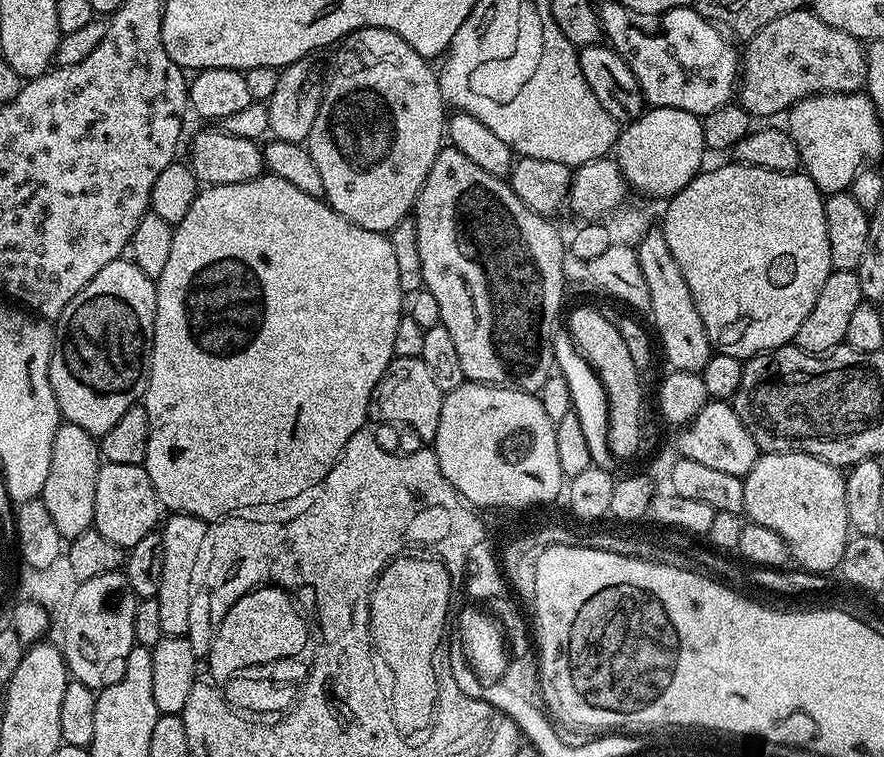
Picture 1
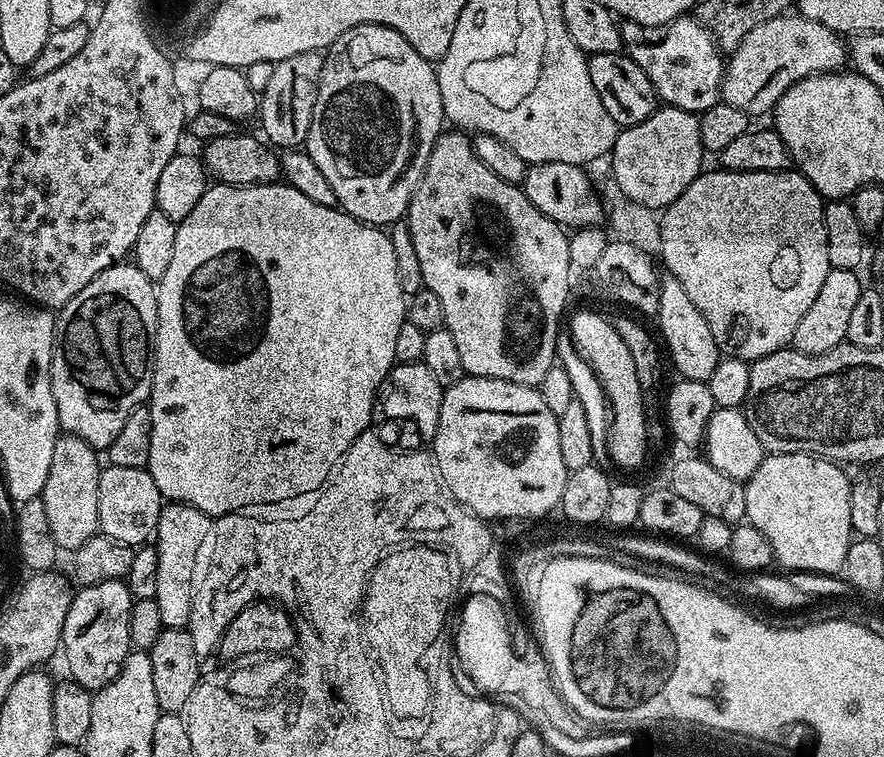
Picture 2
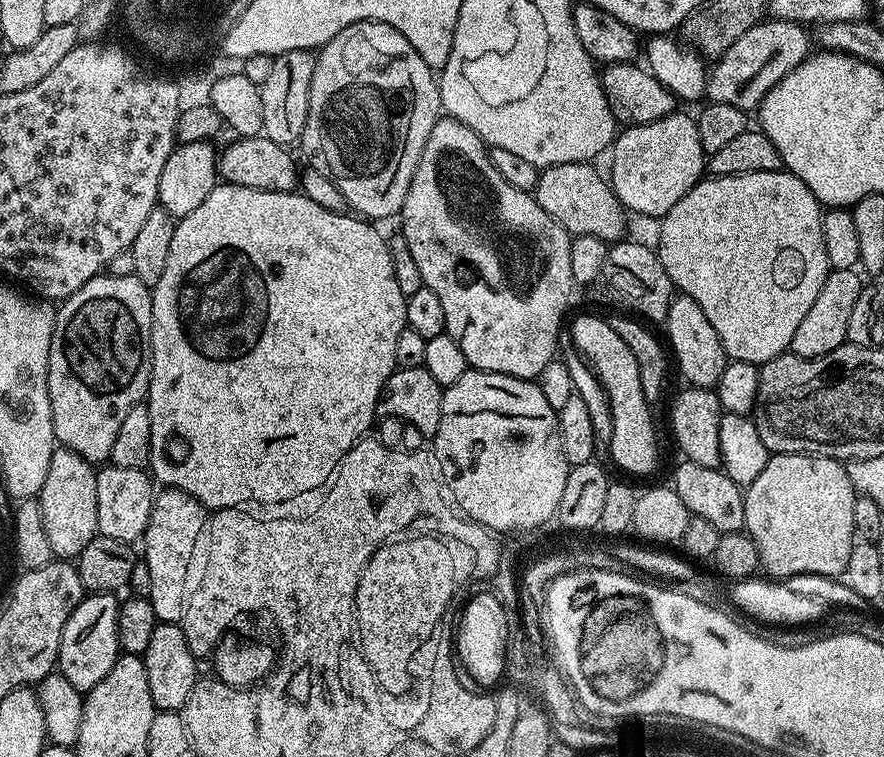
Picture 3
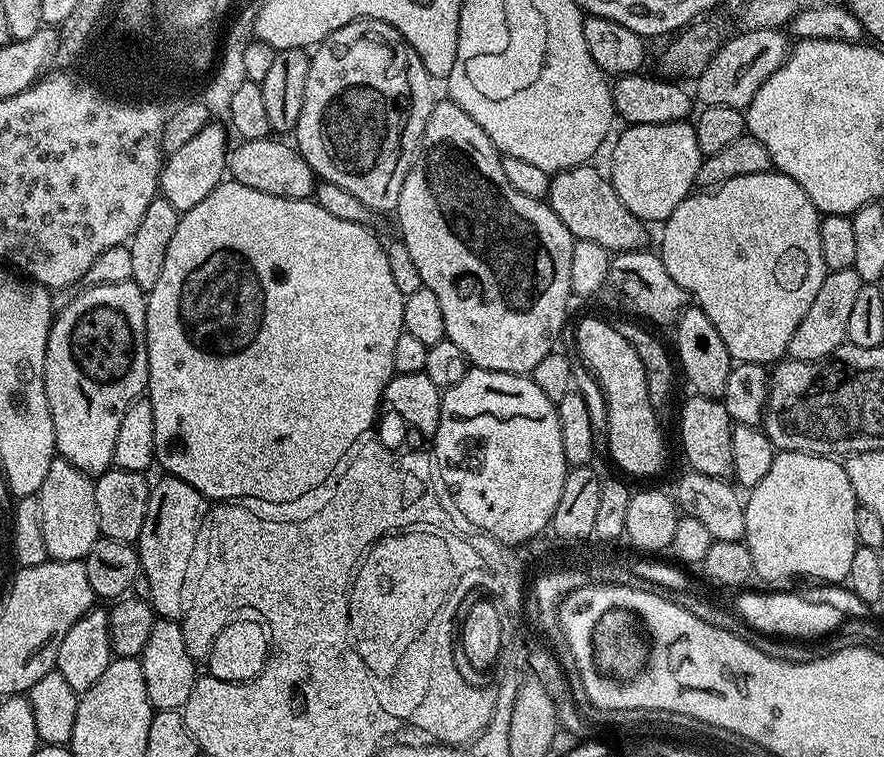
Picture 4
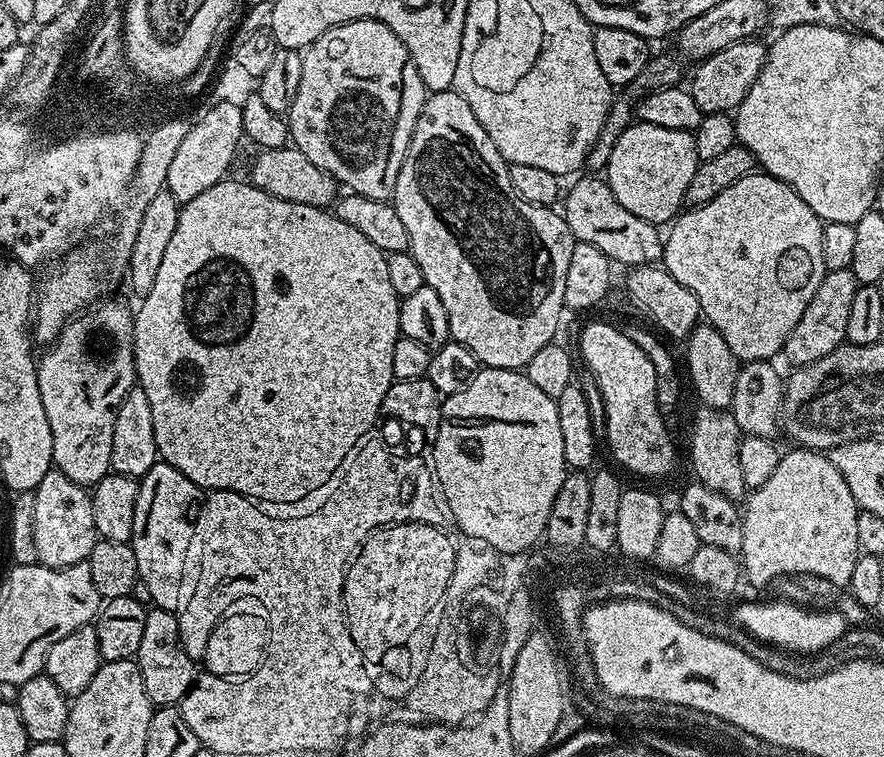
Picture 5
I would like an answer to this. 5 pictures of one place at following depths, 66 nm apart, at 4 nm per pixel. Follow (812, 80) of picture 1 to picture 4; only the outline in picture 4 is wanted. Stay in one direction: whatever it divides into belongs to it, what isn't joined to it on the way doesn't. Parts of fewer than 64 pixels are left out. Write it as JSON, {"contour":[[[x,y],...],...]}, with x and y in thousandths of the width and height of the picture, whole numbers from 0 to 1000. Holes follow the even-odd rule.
{"contour":[[[847,37],[834,41],[834,44],[834,48],[825,46],[820,52],[814,65],[808,71],[808,77],[803,77],[799,92],[794,92],[794,98],[787,102],[785,127],[793,139],[845,144],[846,136],[853,129],[853,124],[857,124],[857,119],[862,119],[862,108],[867,108],[867,103],[871,103],[871,98],[876,98],[876,92],[880,92],[887,85],[887,78],[893,71],[894,53],[890,46],[888,46],[889,49],[886,48],[888,44],[883,38]]]}

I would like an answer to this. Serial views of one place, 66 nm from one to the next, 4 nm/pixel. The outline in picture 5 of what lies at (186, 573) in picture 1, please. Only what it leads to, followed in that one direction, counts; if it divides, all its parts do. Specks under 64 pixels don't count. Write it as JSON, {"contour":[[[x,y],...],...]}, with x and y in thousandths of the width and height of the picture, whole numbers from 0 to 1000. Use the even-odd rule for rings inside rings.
{"contour":[[[178,610],[165,627],[157,630],[156,663],[152,666],[152,700],[148,721],[156,737],[157,770],[170,779],[175,802],[201,810],[206,802],[208,748],[213,727],[218,725],[224,708],[224,688],[229,675],[229,647],[206,621]]]}

